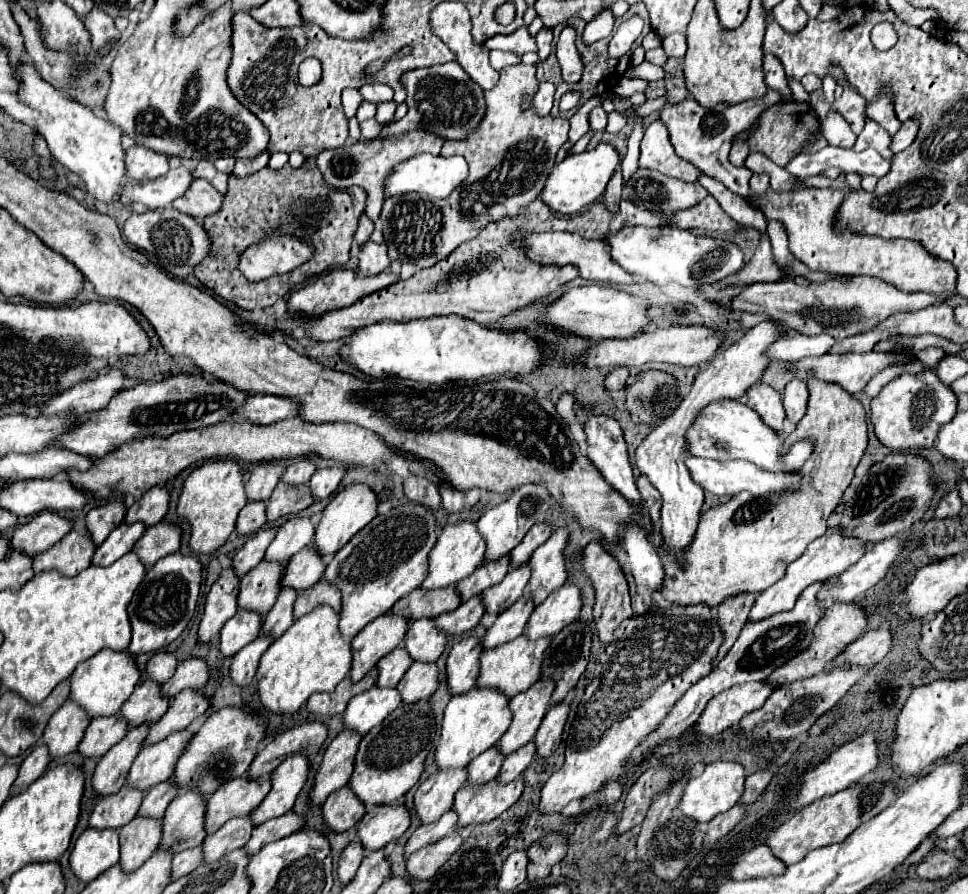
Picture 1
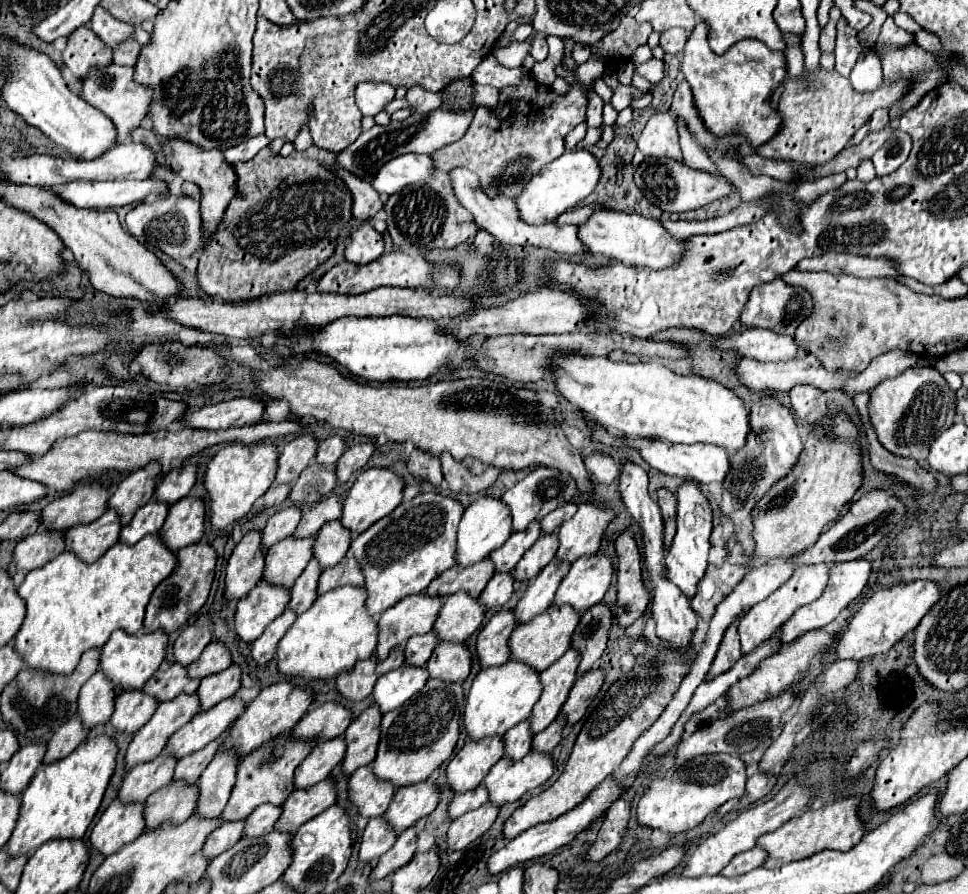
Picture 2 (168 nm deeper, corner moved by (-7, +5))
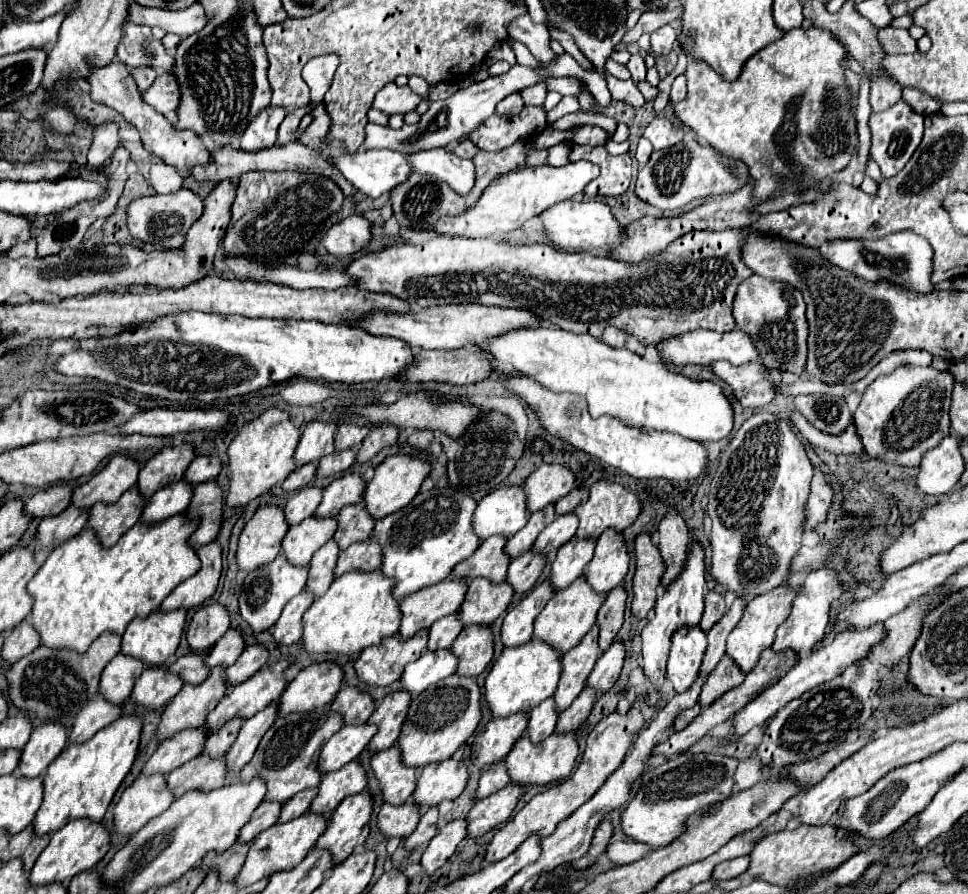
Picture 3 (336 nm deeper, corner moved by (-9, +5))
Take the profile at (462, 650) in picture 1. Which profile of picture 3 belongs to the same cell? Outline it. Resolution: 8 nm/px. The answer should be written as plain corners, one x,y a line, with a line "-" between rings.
549,581
533,587
515,607
511,607
501,625
501,643
505,647
519,647
531,639
533,621
543,611
547,601
553,597

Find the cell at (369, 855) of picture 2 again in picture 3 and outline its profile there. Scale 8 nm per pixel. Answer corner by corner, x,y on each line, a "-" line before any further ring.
411,801
403,805
383,805
377,815
377,827
379,833
385,839
405,839
415,831
415,825
419,821
419,809
411,805

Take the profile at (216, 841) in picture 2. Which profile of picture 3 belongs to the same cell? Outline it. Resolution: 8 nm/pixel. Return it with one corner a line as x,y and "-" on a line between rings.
263,801
253,817
249,819
249,823
239,831
239,837
237,837
237,843
249,843
253,841
255,835
259,835
263,829
269,829
271,825
275,825
275,817
279,815
279,809
281,809
283,803
277,803
277,801

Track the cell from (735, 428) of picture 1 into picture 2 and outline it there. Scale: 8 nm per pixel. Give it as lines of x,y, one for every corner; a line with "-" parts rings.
557,353
551,361
557,391
587,413
593,421
607,425
611,433
629,437
657,437
673,443
711,443
735,453
745,445
749,413
745,403
721,383
699,375
677,375
661,363
615,363
609,357

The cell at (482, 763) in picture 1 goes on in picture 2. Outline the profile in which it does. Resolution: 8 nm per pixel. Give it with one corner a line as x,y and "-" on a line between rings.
529,719
521,721
521,725
515,725
505,733
505,755
519,761
531,751
531,741
533,741
533,731
529,729

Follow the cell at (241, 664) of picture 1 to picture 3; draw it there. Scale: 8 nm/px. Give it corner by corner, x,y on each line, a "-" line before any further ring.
303,591
285,605
281,617
273,625
273,639
279,645
291,645
291,643
299,641
299,637
301,637
301,617
309,609
311,603
313,603
313,595

